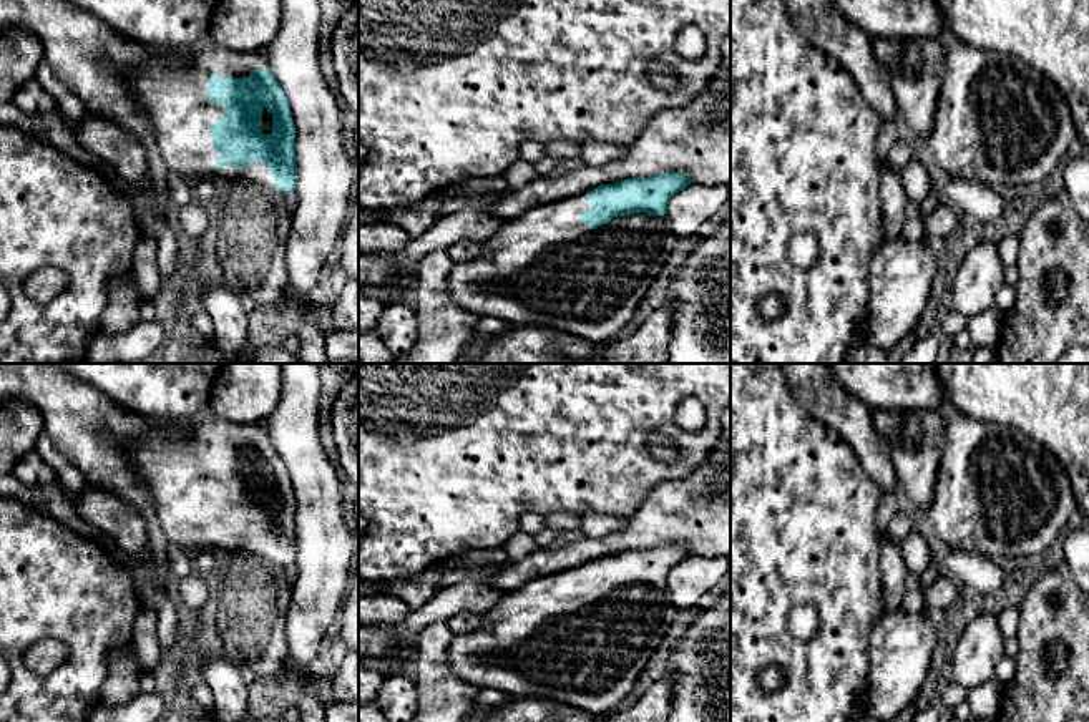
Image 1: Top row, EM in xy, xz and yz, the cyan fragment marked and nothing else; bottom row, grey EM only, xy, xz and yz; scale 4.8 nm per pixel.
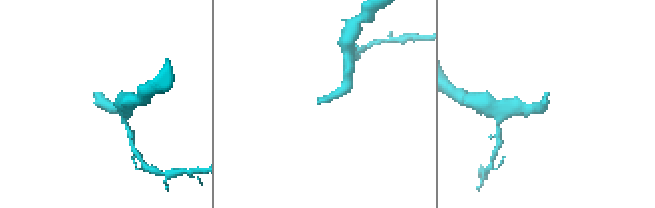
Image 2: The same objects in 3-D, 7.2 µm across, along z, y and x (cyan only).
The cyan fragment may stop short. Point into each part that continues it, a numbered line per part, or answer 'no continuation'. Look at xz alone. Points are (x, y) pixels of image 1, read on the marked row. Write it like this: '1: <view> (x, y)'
1: xz (546, 268)

